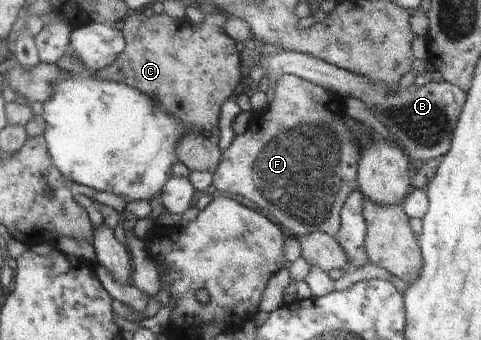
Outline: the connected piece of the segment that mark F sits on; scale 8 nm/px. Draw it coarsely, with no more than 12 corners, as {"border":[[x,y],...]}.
{"border":[[278,75],[212,189],[335,237],[359,149],[335,92]]}

